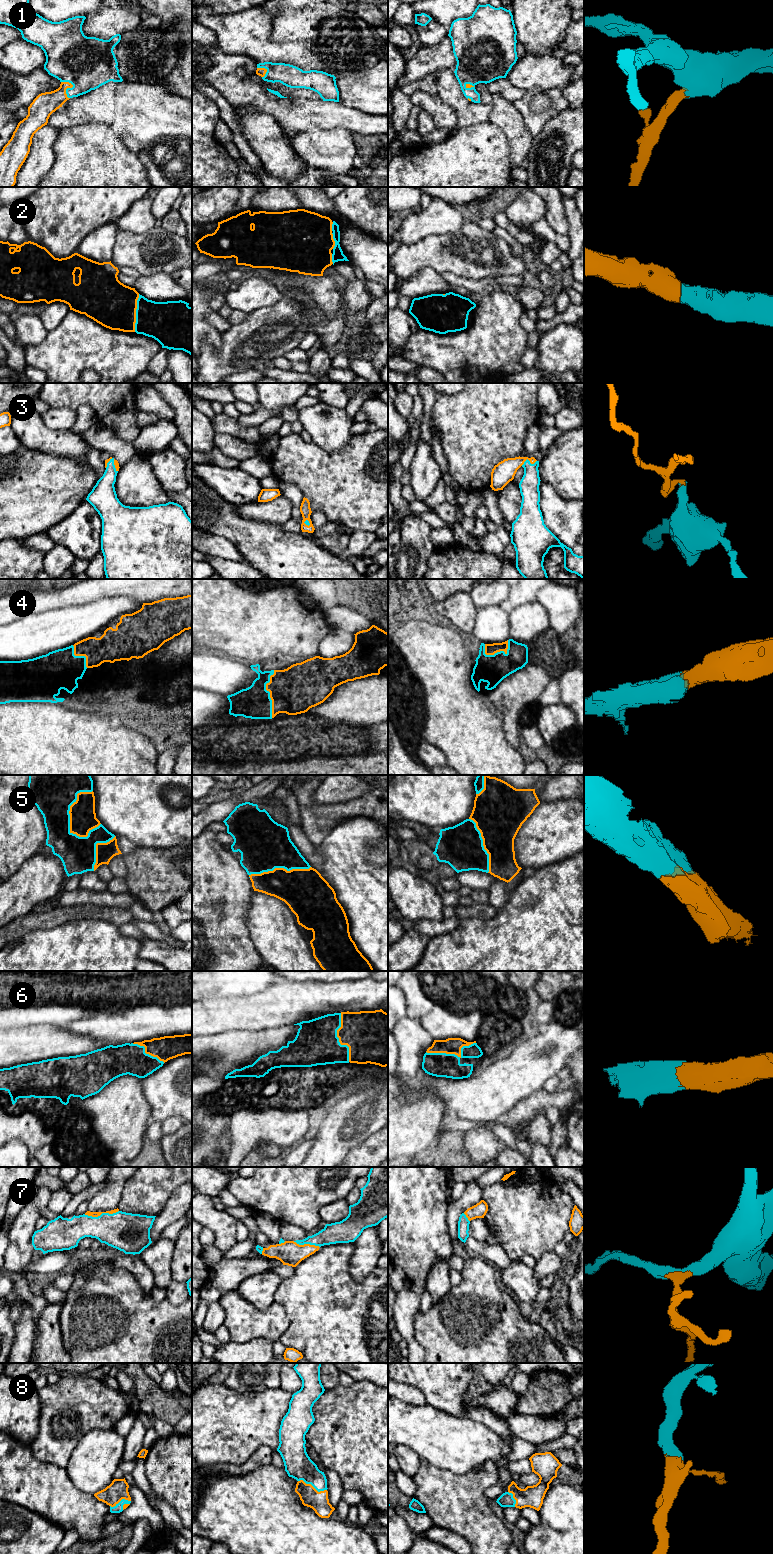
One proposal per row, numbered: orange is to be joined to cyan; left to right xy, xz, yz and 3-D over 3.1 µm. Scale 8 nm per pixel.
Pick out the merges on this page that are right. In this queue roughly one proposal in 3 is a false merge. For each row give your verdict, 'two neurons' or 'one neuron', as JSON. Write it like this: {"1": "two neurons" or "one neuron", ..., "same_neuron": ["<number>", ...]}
{"1": "one neuron", "2": "one neuron", "3": "one neuron", "4": "one neuron", "5": "one neuron", "6": "one neuron", "7": "one neuron", "8": "one neuron", "same_neuron": ["1", "2", "3", "4", "5", "6", "7", "8"]}

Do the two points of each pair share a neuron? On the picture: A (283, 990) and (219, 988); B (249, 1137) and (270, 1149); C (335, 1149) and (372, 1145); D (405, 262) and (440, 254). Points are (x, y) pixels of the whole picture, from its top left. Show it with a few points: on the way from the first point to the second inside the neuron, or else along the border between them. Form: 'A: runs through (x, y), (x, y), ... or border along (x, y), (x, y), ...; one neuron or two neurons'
A: border along (276, 981), (255, 993), (240, 995); two neurons
B: border along (282, 1148), (274, 1144), (259, 1142), (252, 1149); two neurons
C: border along (374, 1134), (354, 1146), (344, 1156); two neurons
D: runs through (414, 257), (420, 254), (431, 254); one neuron

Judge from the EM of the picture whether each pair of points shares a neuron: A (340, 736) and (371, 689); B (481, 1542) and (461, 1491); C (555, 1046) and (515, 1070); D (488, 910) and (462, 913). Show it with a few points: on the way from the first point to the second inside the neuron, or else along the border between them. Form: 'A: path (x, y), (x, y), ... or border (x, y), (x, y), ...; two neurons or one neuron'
A: border (325, 719), (367, 727); two neurons
B: path (481, 1529), (462, 1510), (461, 1504); one neuron
C: path (545, 1054), (525, 1070); one neuron
D: path (482, 911), (468, 911); one neuron

